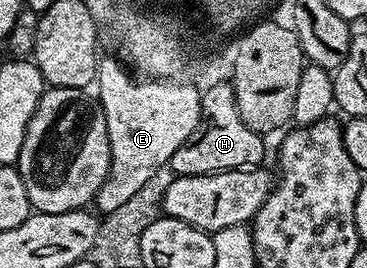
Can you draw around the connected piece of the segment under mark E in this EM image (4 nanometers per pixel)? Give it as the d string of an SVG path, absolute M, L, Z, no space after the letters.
M118 58L98 61L98 88L97 102L105 114L111 161L93 204L106 214L129 202L161 166L170 165L173 154L199 124L201 93L191 85L179 85L173 80L136 78Z

